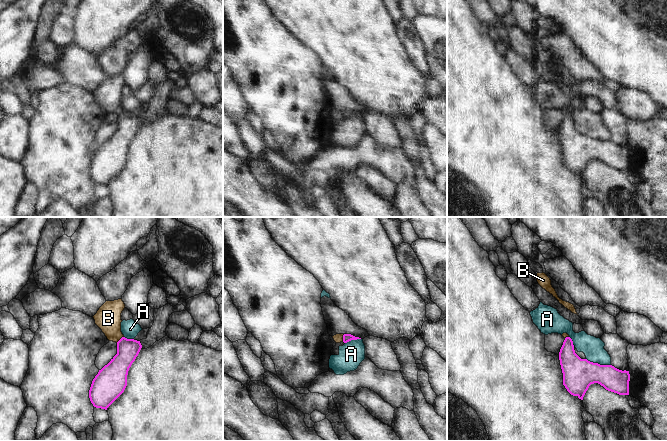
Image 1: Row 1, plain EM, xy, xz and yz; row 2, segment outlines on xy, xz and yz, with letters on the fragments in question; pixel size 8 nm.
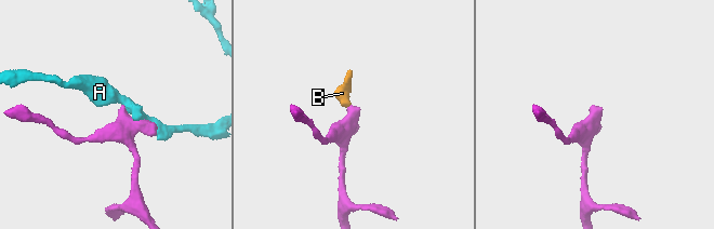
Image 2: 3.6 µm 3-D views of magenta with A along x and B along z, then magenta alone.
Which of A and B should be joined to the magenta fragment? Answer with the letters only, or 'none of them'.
B

